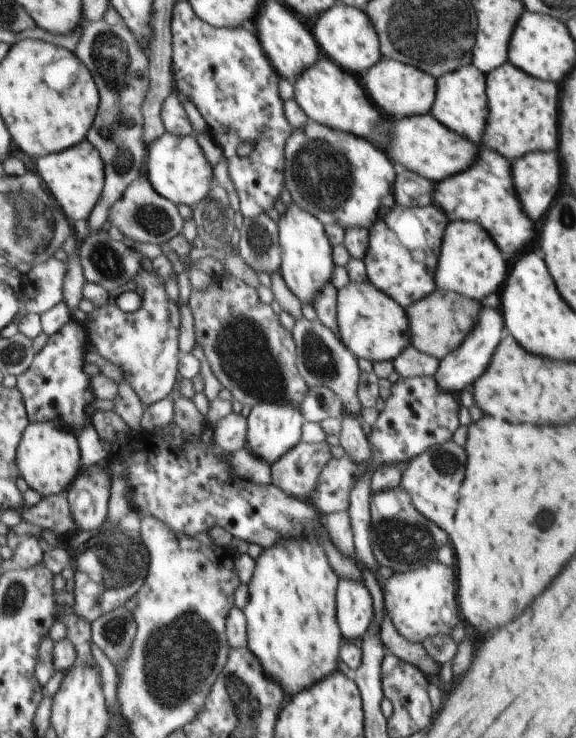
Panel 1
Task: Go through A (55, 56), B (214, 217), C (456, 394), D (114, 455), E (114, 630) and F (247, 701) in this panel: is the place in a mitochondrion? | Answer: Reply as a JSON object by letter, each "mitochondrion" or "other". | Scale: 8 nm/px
{"A":"other","B":"mitochondrion","C":"other","D":"other","E":"mitochondrion","F":"mitochondrion"}

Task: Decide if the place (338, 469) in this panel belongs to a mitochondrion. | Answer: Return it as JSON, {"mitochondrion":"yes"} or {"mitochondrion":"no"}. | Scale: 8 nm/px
{"mitochondrion":"no"}

